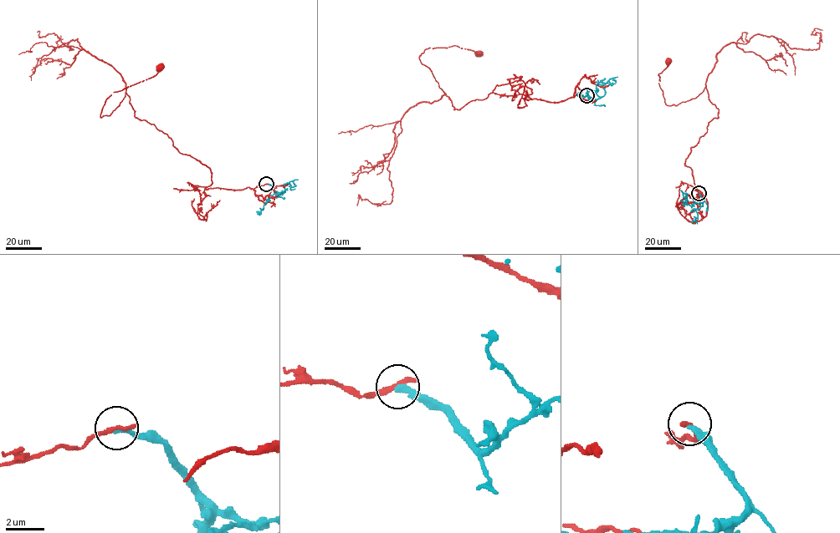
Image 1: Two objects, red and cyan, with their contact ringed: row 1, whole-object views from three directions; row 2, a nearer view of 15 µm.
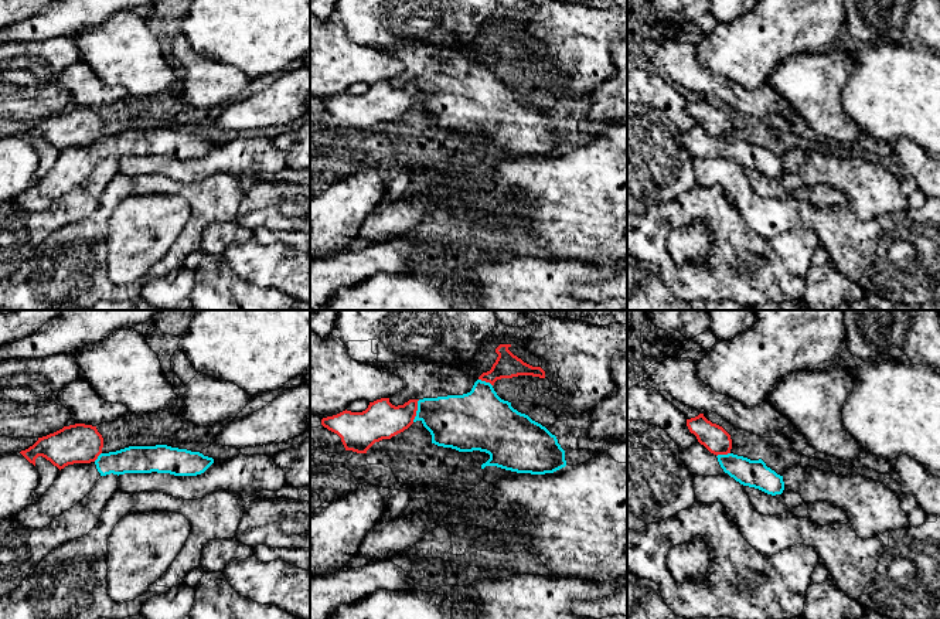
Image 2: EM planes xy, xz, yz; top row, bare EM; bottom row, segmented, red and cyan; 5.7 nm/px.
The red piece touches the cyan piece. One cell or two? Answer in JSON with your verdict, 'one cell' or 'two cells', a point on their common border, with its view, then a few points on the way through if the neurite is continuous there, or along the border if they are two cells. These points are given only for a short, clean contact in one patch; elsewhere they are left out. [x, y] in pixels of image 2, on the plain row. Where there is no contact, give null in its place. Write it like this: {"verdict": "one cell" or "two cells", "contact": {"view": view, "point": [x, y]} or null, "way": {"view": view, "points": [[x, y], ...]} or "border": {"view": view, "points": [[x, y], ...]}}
{"verdict": "two cells", "contact": {"view": "xz", "point": [416, 92]}}

